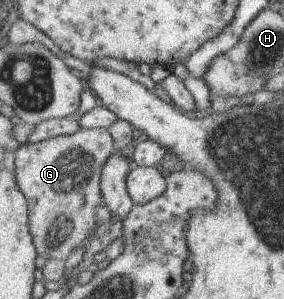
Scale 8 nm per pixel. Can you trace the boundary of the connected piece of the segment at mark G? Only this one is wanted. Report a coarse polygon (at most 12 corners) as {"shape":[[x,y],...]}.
{"shape":[[130,124],[24,143],[17,177],[46,259],[97,229]]}

